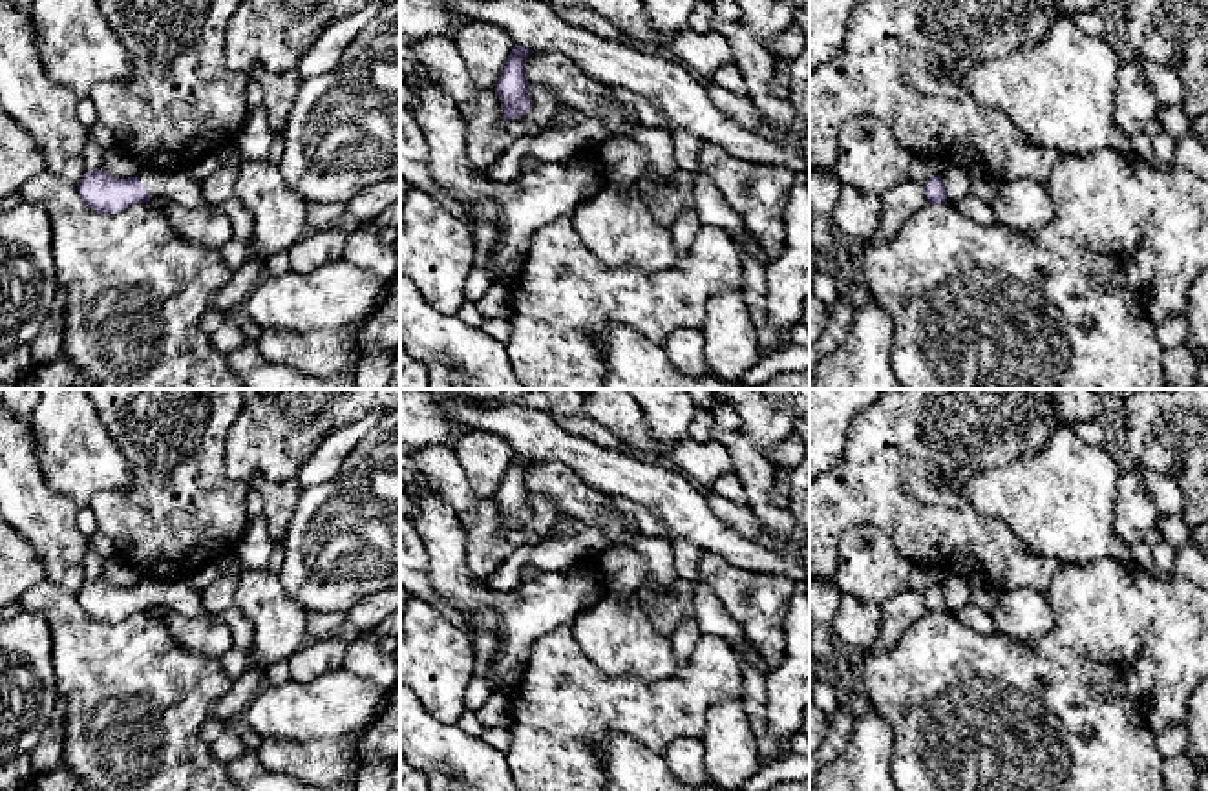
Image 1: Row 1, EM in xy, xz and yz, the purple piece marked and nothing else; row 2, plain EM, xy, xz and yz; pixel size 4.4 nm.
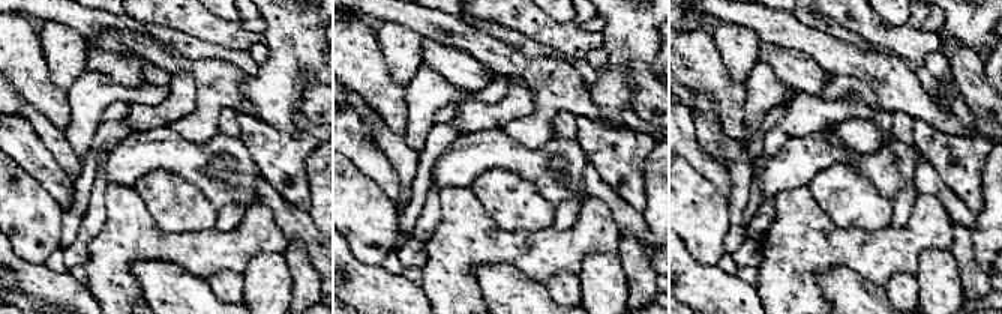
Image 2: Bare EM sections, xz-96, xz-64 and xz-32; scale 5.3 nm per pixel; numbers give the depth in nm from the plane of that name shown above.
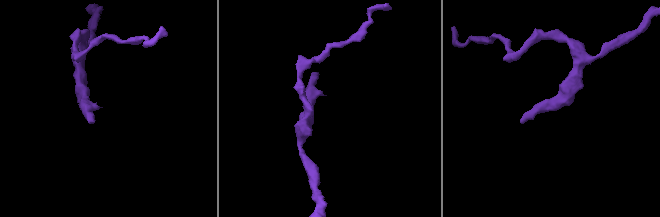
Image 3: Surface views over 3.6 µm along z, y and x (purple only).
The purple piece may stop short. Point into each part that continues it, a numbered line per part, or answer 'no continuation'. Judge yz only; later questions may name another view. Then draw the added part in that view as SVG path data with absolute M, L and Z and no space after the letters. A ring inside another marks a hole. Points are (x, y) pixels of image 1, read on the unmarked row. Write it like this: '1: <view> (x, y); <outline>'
no continuation

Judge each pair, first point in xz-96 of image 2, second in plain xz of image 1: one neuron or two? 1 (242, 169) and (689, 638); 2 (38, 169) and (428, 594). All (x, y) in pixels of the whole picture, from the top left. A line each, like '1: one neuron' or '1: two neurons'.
1: two neurons
2: one neuron

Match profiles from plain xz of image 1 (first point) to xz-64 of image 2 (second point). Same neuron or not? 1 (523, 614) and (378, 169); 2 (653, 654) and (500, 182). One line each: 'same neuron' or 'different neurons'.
1: different neurons
2: same neuron

